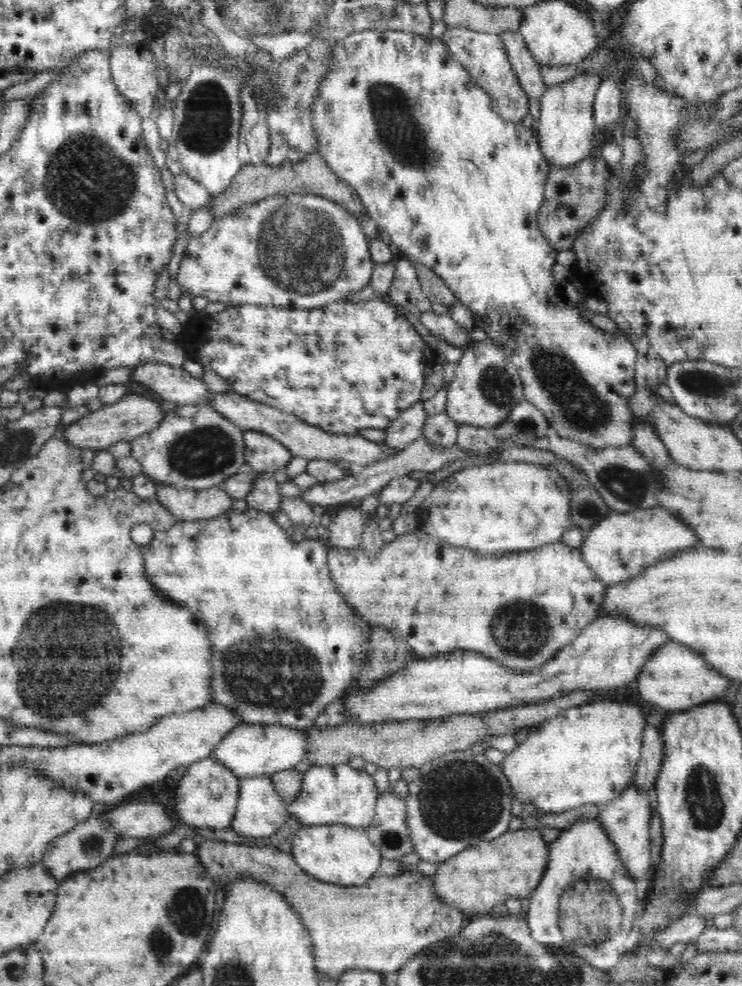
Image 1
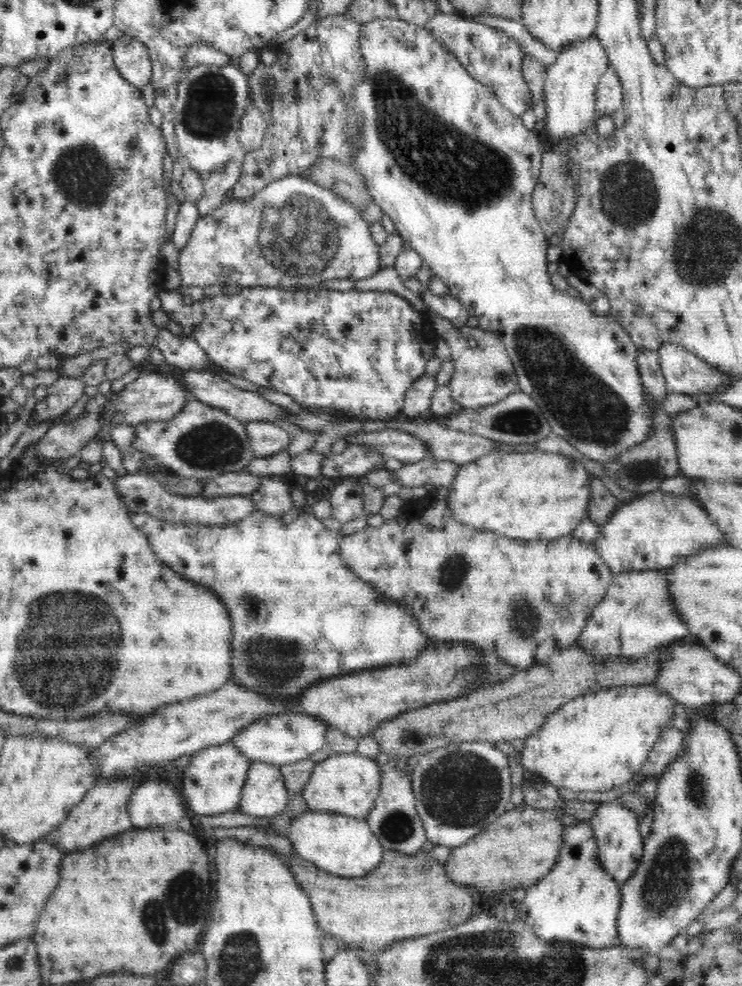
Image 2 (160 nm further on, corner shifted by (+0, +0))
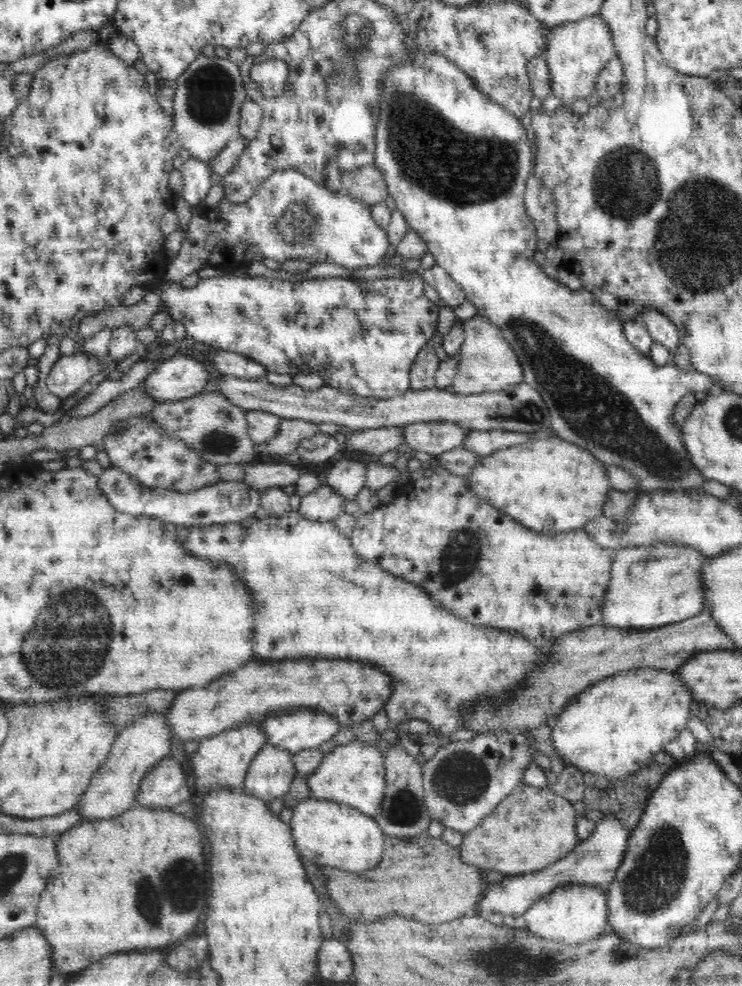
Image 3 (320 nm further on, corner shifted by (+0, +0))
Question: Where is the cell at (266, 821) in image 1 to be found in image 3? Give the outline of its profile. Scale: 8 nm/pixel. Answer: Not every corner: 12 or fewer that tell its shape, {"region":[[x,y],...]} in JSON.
{"region":[[266,743],[243,786],[270,803],[296,775],[293,754]]}

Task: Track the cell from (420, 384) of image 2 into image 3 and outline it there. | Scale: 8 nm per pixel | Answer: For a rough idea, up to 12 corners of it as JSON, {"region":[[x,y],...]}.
{"region":[[436,328],[431,341],[412,364],[410,389],[436,386],[441,363],[436,346],[443,338]]}

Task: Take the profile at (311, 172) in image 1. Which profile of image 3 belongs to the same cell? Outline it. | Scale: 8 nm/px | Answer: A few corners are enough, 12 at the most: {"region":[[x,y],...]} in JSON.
{"region":[[368,165],[342,176],[343,192],[366,206],[388,198],[384,175]]}

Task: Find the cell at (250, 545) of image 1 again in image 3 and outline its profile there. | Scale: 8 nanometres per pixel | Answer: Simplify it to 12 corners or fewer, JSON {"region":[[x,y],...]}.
{"region":[[297,511],[188,527],[253,658],[358,661],[387,726],[462,728],[552,647],[436,606]]}

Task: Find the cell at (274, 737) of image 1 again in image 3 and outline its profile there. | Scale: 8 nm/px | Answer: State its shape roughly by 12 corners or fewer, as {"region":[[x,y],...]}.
{"region":[[310,709],[263,721],[266,743],[291,754],[319,747],[341,728]]}

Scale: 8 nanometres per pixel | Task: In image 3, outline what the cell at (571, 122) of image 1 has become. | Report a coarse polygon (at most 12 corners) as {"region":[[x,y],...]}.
{"region":[[607,20],[566,22],[544,55],[564,109],[616,55]]}

